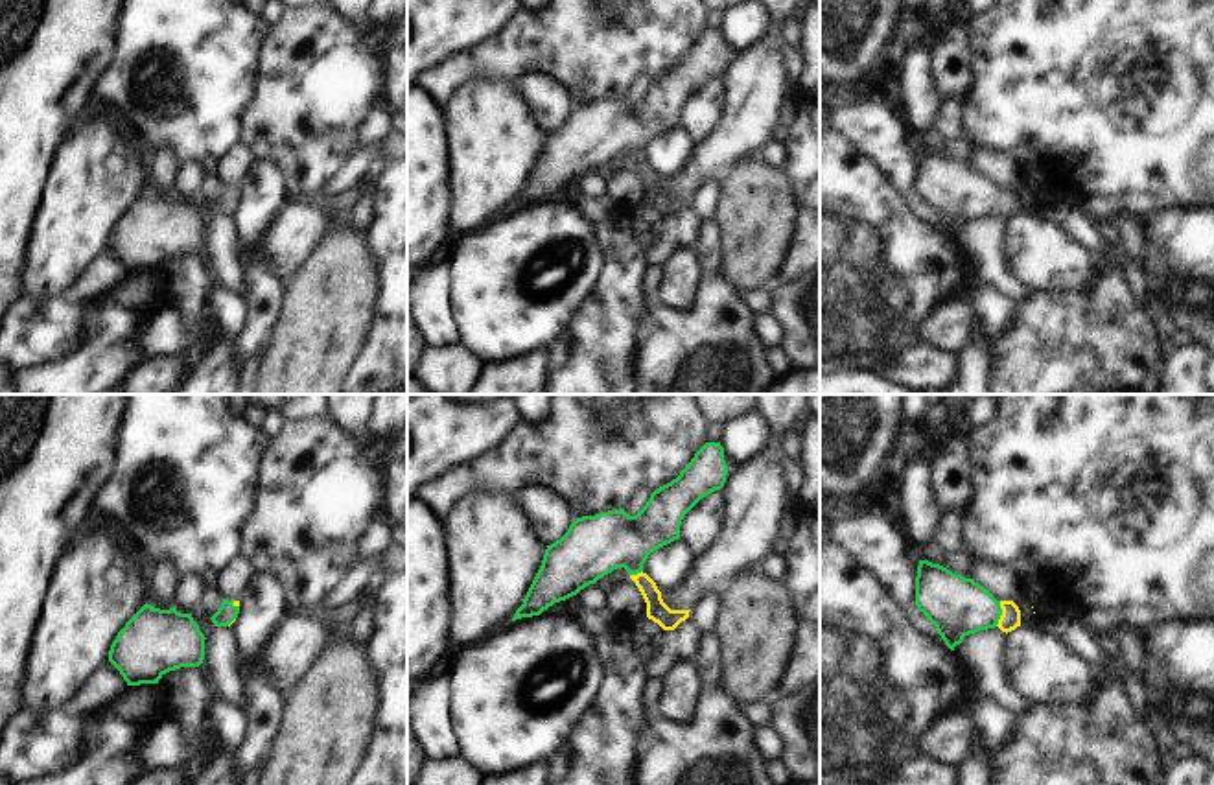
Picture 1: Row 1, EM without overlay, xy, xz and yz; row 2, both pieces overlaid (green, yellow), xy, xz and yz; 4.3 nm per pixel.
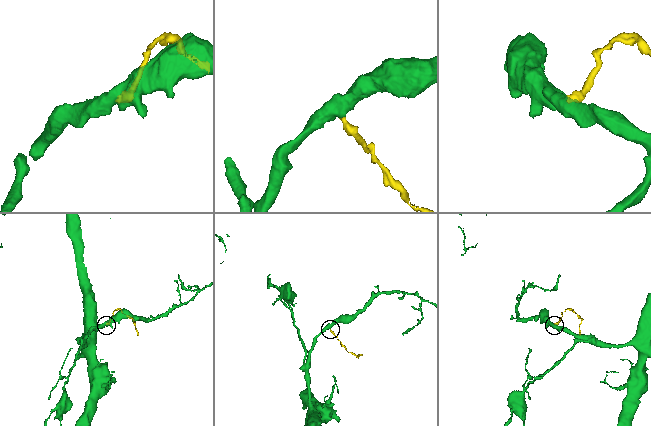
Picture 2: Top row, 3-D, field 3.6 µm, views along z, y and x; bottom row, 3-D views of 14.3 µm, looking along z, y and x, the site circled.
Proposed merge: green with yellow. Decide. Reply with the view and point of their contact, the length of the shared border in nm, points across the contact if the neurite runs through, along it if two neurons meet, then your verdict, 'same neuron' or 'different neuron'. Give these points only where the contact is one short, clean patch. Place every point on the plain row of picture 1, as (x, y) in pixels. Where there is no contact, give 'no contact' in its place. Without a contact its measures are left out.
contact yz (1001, 201); length 110 nm; way yz (957, 194), (1001, 201), (1010, 207); same neuron

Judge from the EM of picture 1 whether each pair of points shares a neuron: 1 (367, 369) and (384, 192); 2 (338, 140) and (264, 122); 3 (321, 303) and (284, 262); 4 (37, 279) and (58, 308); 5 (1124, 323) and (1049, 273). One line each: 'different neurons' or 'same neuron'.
1: same neuron
2: same neuron
3: different neurons
4: different neurons
5: different neurons

